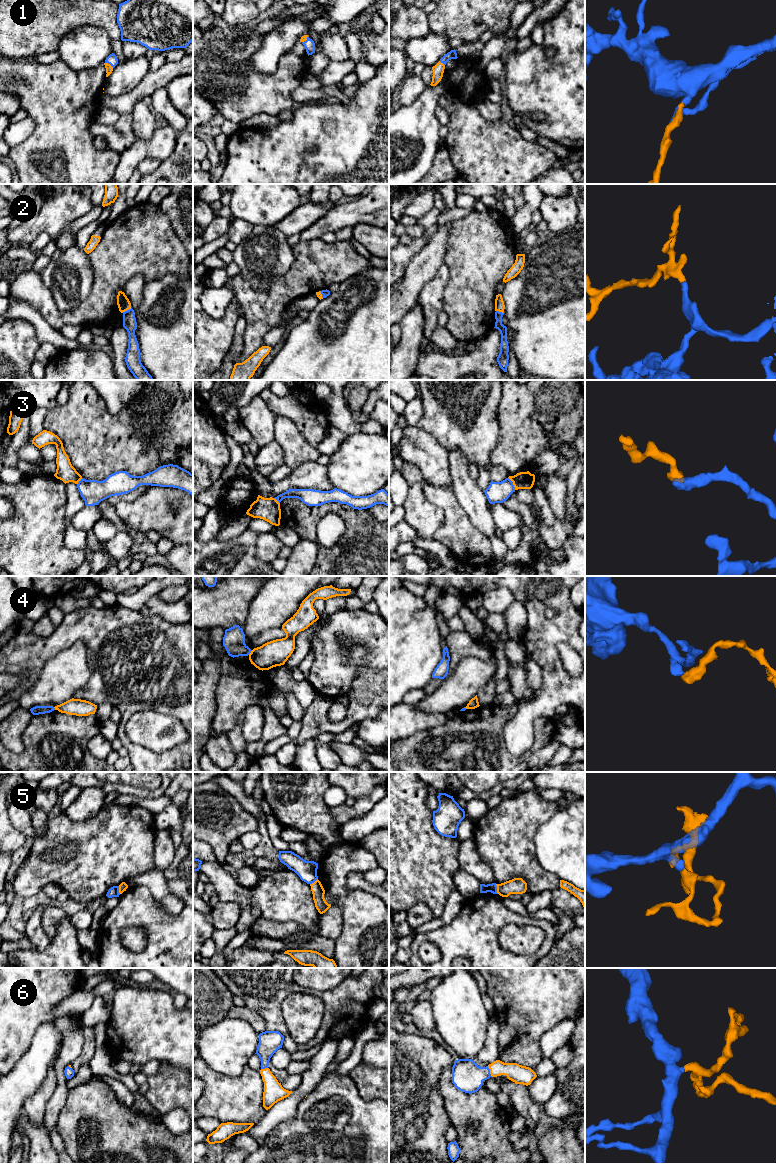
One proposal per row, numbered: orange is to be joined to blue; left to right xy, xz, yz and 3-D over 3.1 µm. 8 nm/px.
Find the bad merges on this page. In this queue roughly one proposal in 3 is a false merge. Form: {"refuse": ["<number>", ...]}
{"refuse": ["3", "4", "5"]}

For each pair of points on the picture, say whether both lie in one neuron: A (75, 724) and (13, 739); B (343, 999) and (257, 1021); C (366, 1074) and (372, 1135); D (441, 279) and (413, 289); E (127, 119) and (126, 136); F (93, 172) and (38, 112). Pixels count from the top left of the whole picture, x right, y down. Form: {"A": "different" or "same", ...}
{"A": "different", "B": "different", "C": "different", "D": "different", "E": "same", "F": "same"}

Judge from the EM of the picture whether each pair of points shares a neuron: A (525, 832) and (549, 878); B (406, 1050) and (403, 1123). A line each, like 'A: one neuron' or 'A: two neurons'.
A: one neuron
B: one neuron

